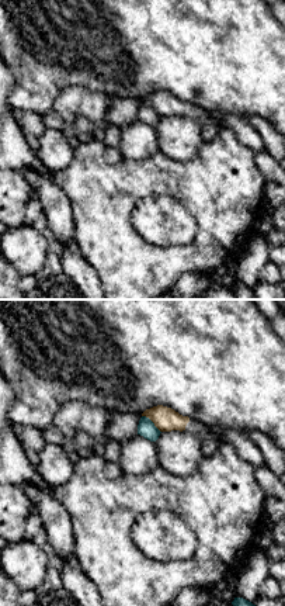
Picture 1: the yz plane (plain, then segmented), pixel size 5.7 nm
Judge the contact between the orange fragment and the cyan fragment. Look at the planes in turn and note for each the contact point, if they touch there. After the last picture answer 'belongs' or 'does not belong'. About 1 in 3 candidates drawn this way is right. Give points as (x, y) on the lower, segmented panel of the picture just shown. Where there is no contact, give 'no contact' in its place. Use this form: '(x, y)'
(152, 421)

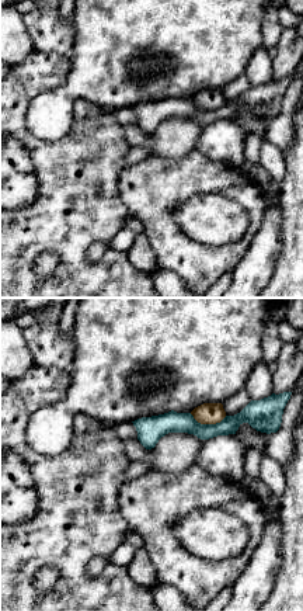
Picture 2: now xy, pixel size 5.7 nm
(208, 423)

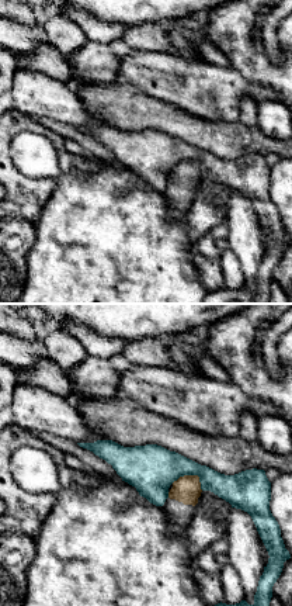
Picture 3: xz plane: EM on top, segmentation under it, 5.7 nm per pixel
(191, 475)

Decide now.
does not belong

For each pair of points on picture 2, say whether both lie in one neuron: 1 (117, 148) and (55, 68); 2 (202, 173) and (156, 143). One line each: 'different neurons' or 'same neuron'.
1: same neuron
2: different neurons

